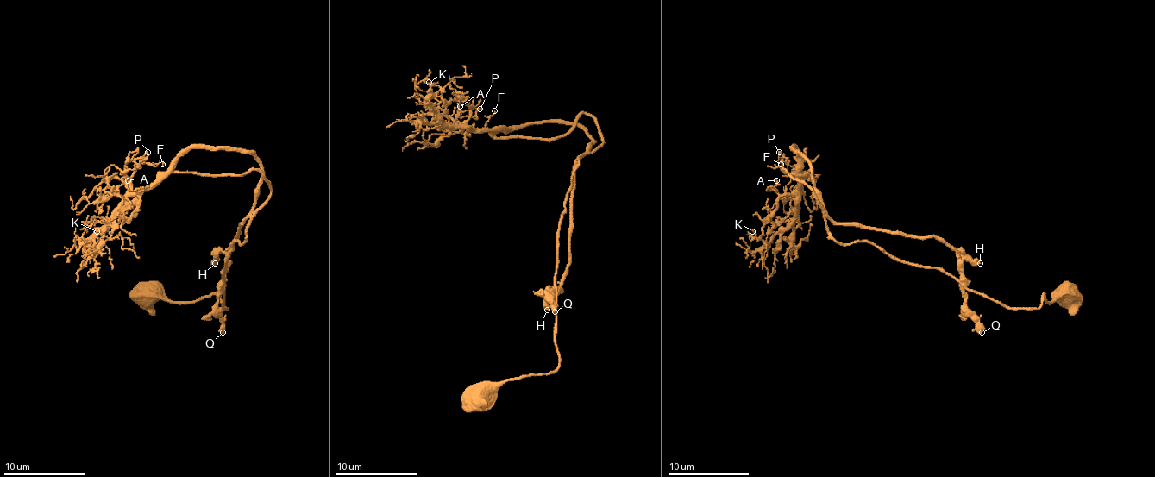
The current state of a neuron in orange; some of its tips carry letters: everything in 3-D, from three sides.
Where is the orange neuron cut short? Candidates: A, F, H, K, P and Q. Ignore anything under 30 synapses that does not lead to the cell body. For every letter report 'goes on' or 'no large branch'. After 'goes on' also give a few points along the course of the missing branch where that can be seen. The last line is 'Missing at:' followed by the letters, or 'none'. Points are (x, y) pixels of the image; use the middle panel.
A: no large branch
F: no large branch
H: no large branch
K: no large branch
P: no large branch
Q: goes on | (555, 311), (559, 310), (549, 310)
Missing at: Q

